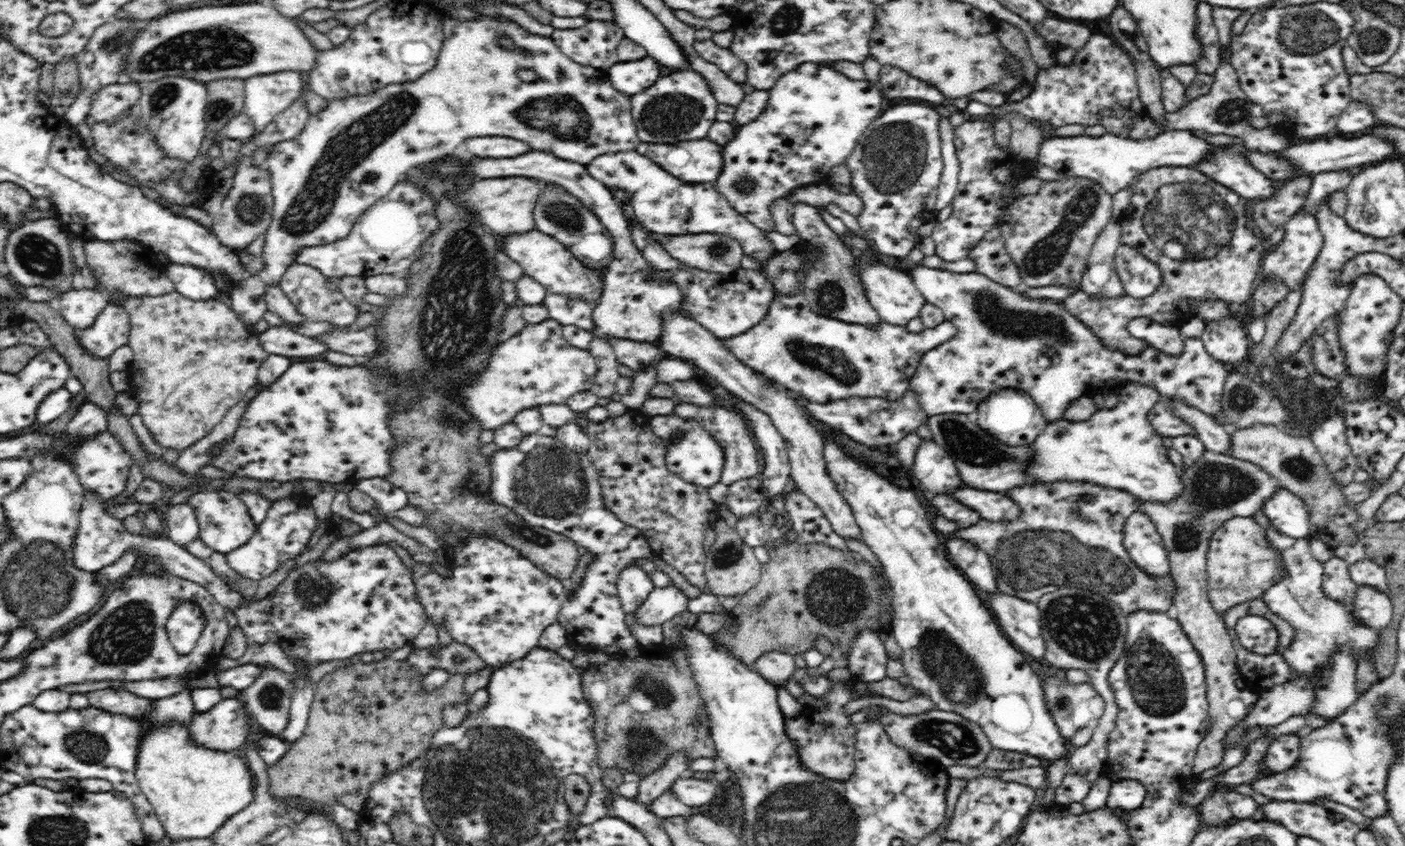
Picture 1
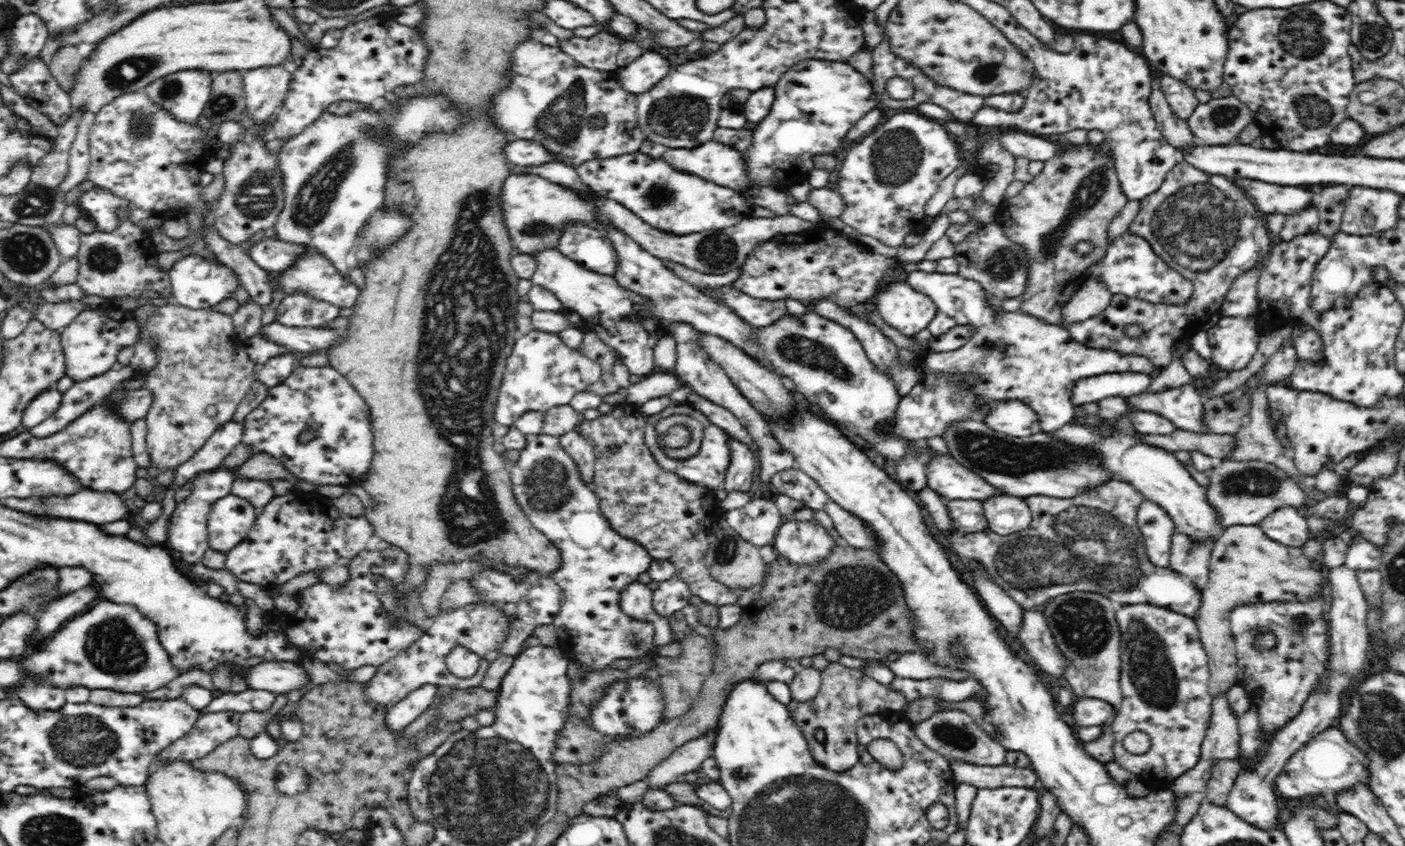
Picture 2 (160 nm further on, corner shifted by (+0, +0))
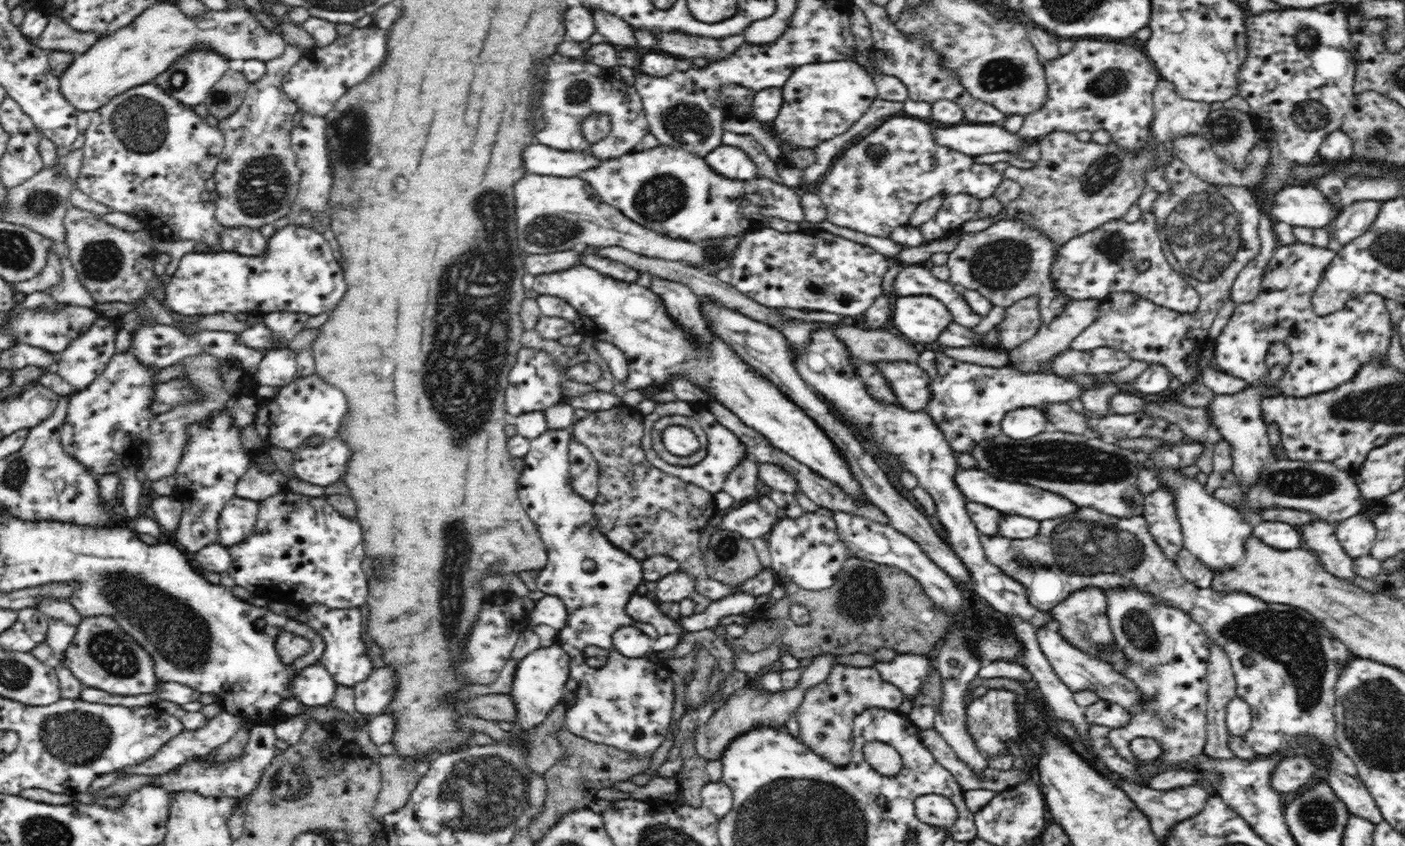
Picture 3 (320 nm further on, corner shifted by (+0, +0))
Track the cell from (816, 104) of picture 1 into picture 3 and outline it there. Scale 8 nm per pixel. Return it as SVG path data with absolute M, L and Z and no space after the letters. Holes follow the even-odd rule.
M853 60L818 62L798 67L792 76L781 88L783 104L780 114L772 122L772 131L775 140L783 142L792 148L814 148L824 140L830 140L835 136L844 134L858 119L870 109L870 106L878 98L877 86L872 77L864 71L864 67Z

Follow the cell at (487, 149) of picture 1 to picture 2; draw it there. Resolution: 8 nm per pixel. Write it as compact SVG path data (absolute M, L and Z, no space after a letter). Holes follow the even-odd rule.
M532 140L510 142L504 148L504 154L512 164L518 164L518 166L540 166L544 162L563 162L549 150L546 152L546 148L542 148L542 144L536 144Z

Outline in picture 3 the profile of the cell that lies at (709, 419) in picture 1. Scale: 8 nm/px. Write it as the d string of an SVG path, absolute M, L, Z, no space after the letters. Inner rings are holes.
M747 456L744 462L736 466L726 478L723 492L726 492L735 500L743 500L756 497L756 482L758 482L758 463Z

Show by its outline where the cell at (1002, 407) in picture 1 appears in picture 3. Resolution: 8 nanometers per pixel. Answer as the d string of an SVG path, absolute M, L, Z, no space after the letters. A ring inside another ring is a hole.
M1038 407L1014 409L1001 422L1001 432L1014 440L1026 440L1043 433L1046 416Z

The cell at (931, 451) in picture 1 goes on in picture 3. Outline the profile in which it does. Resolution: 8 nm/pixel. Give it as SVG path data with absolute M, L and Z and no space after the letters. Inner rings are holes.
M960 468L956 472L956 476L954 476L954 481L968 501L979 502L1002 512L1004 515L1022 516L1036 522L1046 522L1046 520L1072 518L1074 514L1078 516L1078 510L1082 510L1082 508L1074 505L1072 501L1062 495L1054 494L1054 492L1036 486L1001 480L981 469L963 470Z

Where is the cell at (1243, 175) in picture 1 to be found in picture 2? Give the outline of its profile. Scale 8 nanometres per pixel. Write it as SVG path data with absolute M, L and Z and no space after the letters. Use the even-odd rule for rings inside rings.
M1236 179L1235 183L1252 196L1258 210L1264 214L1301 213L1308 207L1316 207L1317 191L1308 191L1297 186L1268 184L1258 180Z

